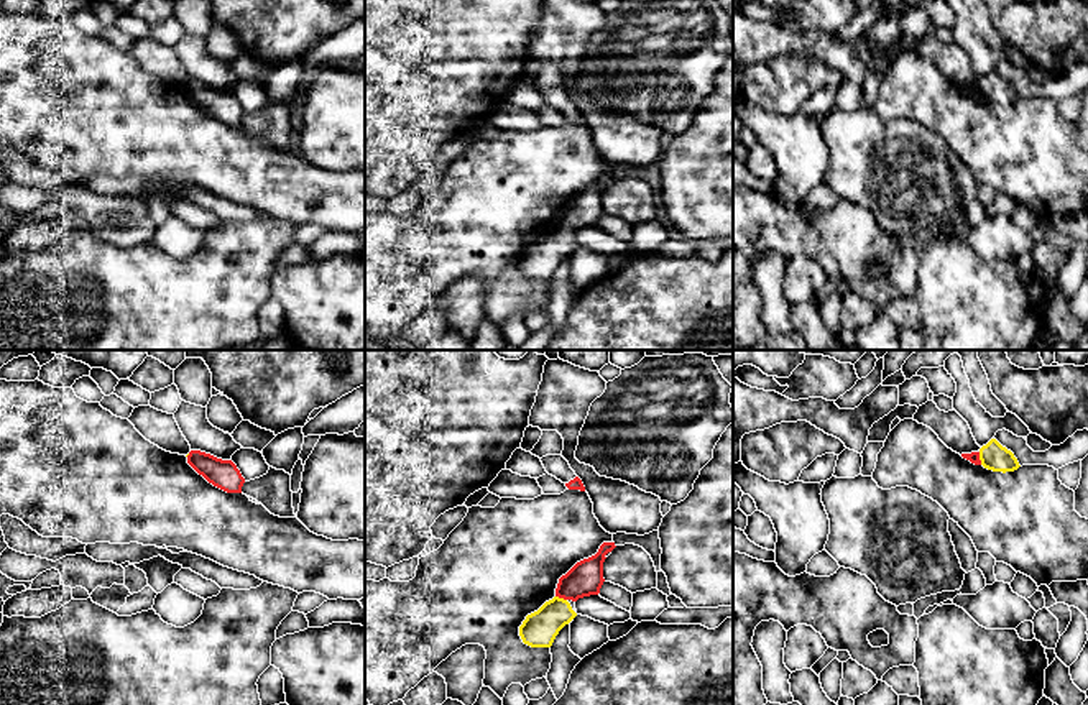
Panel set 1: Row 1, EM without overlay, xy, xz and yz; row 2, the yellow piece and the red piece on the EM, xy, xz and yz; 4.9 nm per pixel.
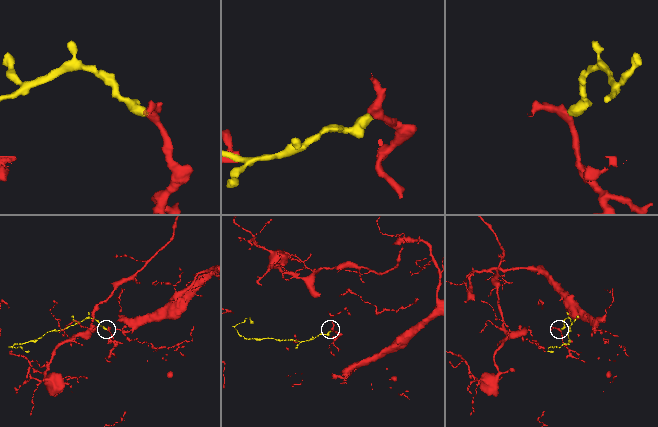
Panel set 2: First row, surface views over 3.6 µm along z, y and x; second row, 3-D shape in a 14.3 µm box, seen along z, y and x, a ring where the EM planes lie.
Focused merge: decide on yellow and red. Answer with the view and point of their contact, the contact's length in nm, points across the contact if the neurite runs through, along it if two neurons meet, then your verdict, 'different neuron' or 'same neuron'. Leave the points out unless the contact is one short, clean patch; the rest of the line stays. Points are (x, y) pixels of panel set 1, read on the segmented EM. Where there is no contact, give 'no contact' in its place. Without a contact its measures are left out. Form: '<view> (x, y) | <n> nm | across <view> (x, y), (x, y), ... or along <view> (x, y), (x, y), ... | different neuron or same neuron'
yz (980, 459) | 70 nm | across yz (993, 456), (980, 459), (973, 457) | same neuron

